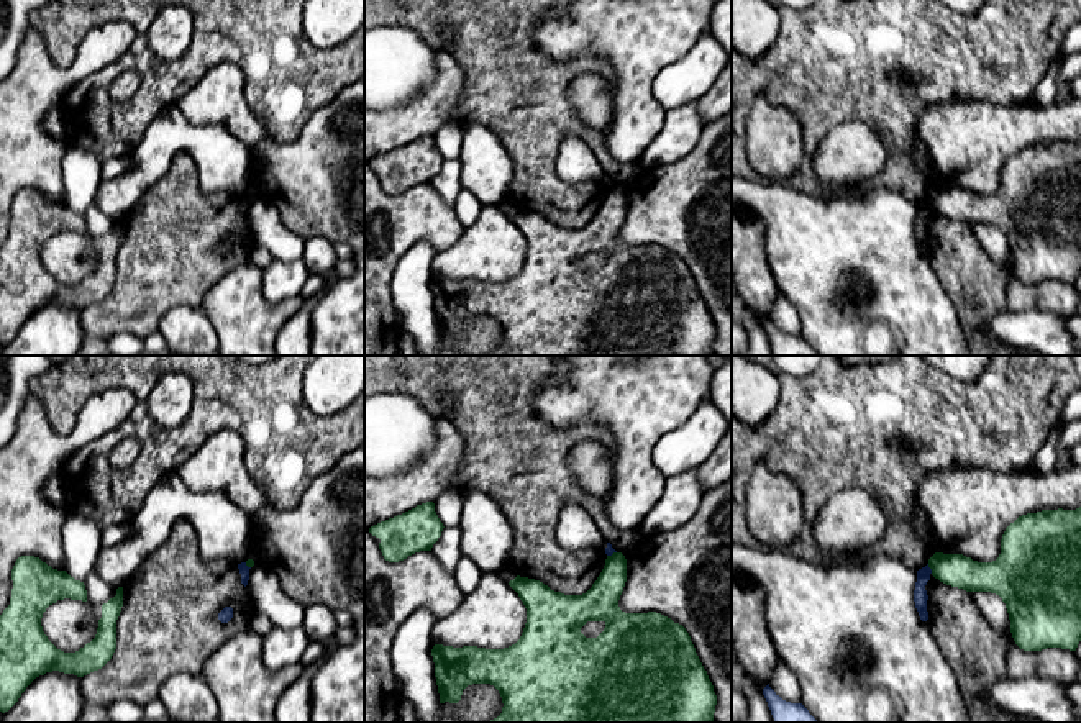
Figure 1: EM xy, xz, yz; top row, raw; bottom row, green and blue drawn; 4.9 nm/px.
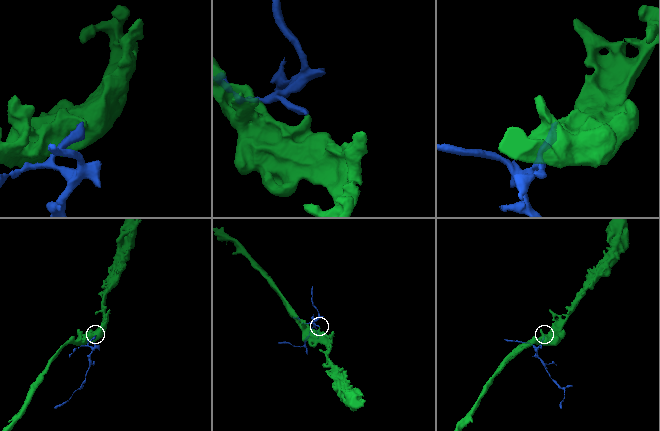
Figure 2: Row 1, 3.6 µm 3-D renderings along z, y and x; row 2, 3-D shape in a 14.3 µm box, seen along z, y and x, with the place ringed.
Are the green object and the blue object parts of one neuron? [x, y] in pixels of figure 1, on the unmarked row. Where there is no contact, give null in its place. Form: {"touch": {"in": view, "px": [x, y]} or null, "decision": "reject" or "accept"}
{"touch": {"in": "yz", "px": [930, 200]}, "decision": "reject"}

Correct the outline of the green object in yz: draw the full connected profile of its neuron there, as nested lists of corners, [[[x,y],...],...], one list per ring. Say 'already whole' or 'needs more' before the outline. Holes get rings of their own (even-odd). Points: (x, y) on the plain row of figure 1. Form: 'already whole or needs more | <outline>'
already whole | [[[1081,139],[1019,149],[1006,161],[1001,187],[992,195],[935,185],[928,192],[928,200],[932,208],[946,218],[999,228],[1009,246],[1012,271],[1020,282],[1076,284],[1081,274]]]

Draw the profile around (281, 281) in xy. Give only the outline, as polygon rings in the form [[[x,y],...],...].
[[[274,259],[271,266],[262,271],[262,295],[269,302],[282,302],[297,297],[308,275],[308,267],[303,259],[292,262]]]

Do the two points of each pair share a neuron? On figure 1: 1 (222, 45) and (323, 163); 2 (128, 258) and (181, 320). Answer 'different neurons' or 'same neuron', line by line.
1: different neurons
2: different neurons

